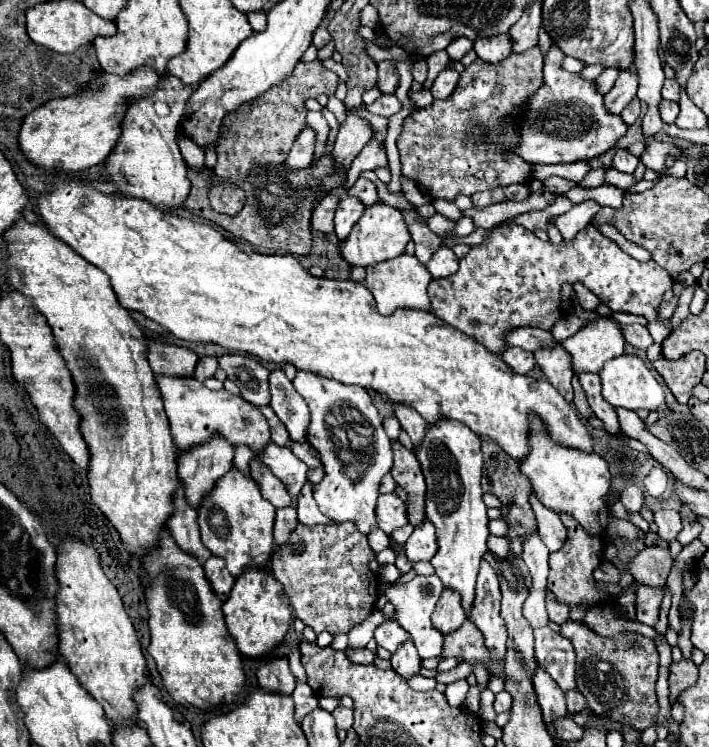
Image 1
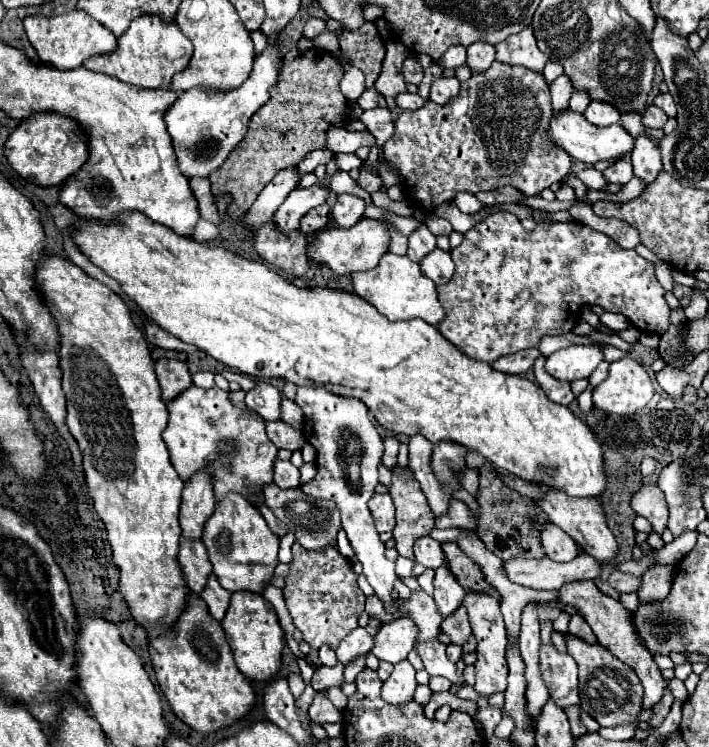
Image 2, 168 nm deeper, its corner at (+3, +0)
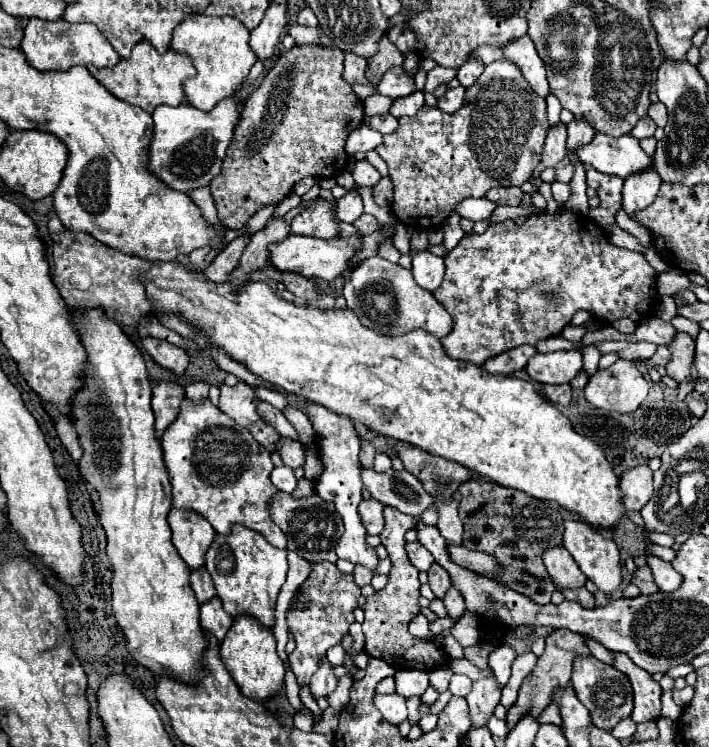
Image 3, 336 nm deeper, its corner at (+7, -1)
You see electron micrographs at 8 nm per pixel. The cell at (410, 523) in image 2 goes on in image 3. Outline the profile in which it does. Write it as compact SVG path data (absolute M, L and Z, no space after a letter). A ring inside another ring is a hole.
M385 506L385 528L379 534L381 544L389 552L391 560L391 572L387 586L381 592L375 592L373 596L367 598L363 612L365 612L365 622L363 622L363 636L365 636L365 654L371 658L381 658L389 664L395 664L397 670L401 668L415 668L415 670L437 670L449 664L449 656L443 650L443 644L427 638L417 638L409 632L409 622L413 616L421 612L419 606L419 578L417 578L417 568L409 562L407 552L405 552L405 532L415 528L417 518L407 516L391 506Z

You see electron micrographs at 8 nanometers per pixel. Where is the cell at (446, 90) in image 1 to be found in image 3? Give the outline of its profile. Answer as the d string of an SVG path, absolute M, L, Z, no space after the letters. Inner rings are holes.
M457 86L453 90L447 90L445 96L437 100L437 104L439 104L439 108L443 112L453 114L453 112L457 112L463 106L463 98L465 98L465 88L463 86Z

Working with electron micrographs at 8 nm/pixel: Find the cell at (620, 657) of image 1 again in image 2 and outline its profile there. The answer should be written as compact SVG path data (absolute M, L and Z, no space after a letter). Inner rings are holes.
M565 633L567 653L579 665L579 689L581 689L581 709L589 713L601 727L629 725L637 721L643 709L643 687L641 679L629 665L621 663L613 653L609 653L599 643L587 643L571 633Z

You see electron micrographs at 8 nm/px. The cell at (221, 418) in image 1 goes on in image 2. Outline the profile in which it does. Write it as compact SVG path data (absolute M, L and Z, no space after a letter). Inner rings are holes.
M191 385L181 395L167 403L169 425L163 431L163 439L171 453L171 463L181 479L189 479L197 469L211 469L215 473L217 501L229 491L243 495L255 491L259 499L261 487L273 481L273 461L277 447L265 433L265 421L251 409L241 409L229 401L229 391L219 387L199 389Z

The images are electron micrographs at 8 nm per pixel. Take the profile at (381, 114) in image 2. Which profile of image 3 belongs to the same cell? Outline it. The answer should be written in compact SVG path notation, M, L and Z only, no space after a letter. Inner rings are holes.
M383 114L383 116L371 116L371 118L365 118L365 124L367 124L367 126L371 126L373 130L381 132L381 134L389 134L389 132L397 130L397 126L399 126L397 118L395 118L395 116L391 116L391 114Z

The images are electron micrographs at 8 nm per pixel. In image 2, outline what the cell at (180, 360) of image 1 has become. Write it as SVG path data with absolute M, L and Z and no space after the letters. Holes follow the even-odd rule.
M159 359L159 361L155 361L155 373L157 373L165 401L171 401L185 387L191 385L191 373L189 373L189 367L185 361Z

